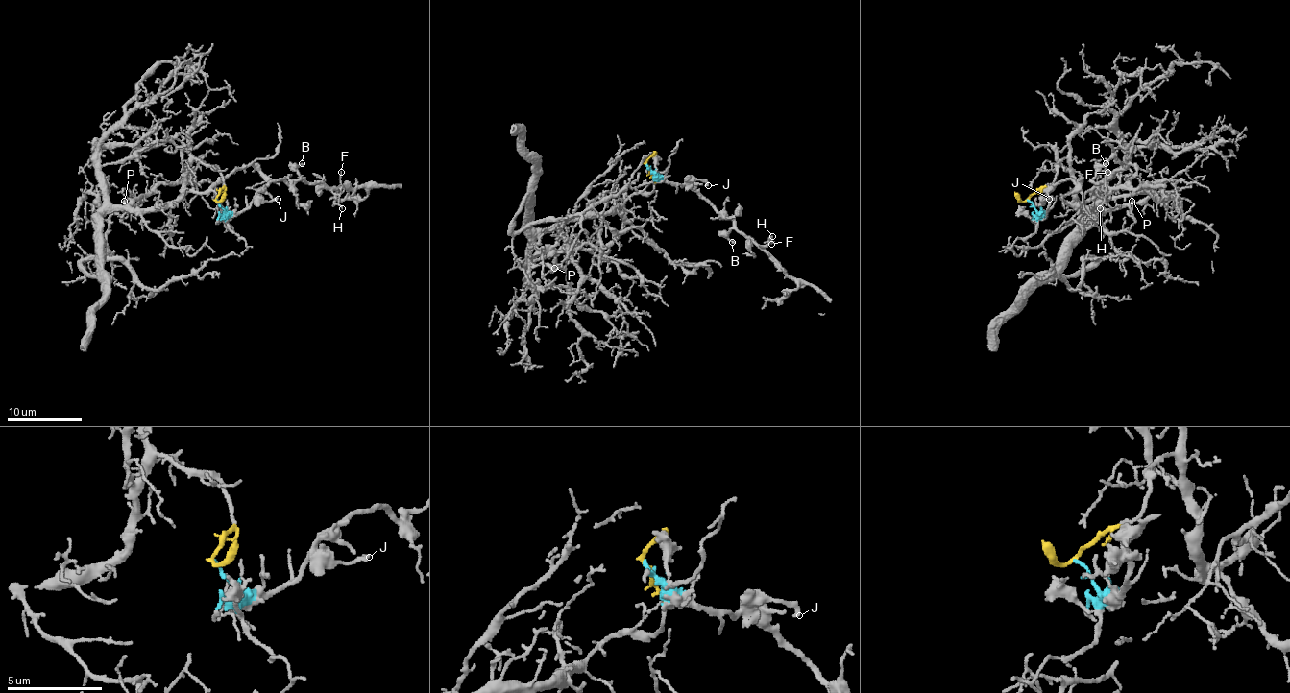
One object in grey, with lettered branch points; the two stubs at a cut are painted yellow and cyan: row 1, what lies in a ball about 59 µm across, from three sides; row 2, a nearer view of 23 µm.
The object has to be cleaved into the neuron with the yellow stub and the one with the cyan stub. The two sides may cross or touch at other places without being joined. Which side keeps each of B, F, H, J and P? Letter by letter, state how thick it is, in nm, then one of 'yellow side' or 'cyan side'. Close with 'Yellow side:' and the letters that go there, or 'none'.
B: 220 nm thick; cyan side
F: 120 nm thick; cyan side
H: 130 nm thick; cyan side
J: 170 nm thick; cyan side
P: 170 nm thick; yellow side
Yellow side: P

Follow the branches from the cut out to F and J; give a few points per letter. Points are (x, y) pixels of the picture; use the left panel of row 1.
F: (217, 200), (227, 211), (243, 211), (256, 194), (280, 179), (322, 183), (338, 194), (342, 190), (340, 172)
J: (217, 200), (227, 211), (243, 211), (255, 200), (271, 202), (277, 198)

